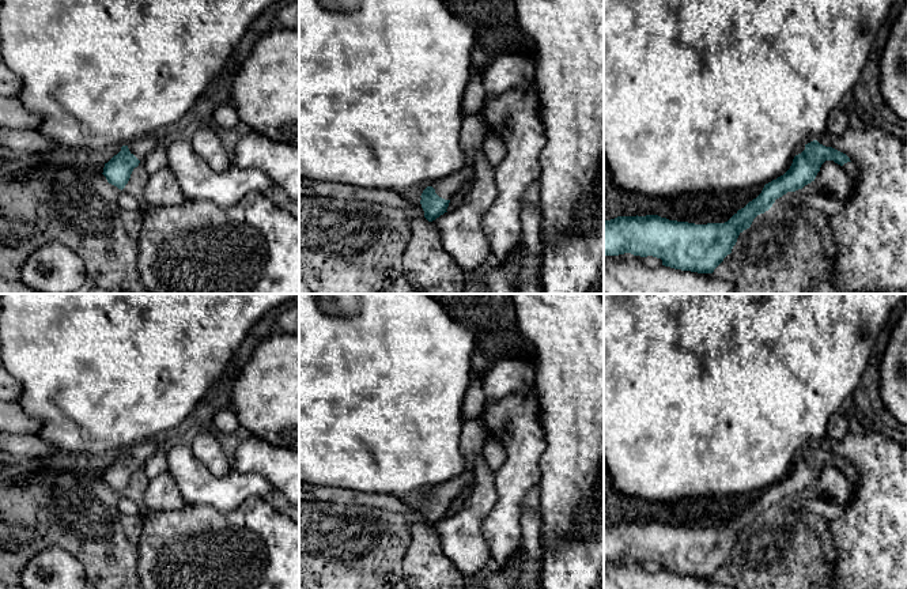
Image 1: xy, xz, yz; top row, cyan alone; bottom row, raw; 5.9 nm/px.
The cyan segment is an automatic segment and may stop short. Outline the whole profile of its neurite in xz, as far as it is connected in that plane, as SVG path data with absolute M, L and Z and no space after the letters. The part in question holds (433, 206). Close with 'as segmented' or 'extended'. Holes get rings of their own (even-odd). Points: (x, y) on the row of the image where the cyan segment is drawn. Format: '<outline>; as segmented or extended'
M461 169L460 171L434 182L431 186L427 186L420 196L424 218L428 222L432 222L447 212L446 209L451 197L468 180L473 180L473 175L475 170Z; extended

